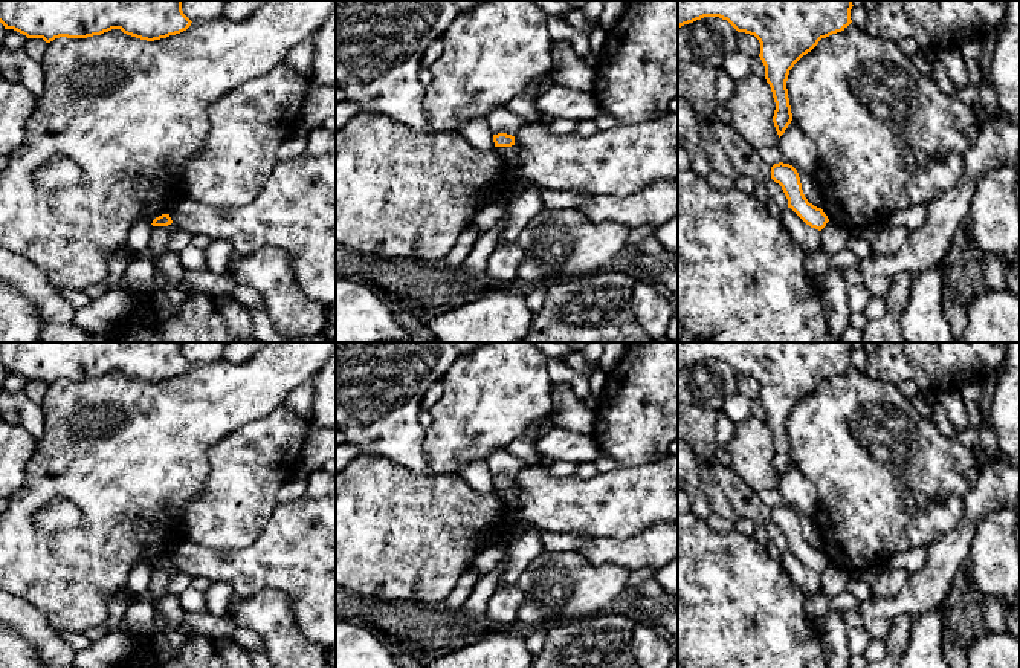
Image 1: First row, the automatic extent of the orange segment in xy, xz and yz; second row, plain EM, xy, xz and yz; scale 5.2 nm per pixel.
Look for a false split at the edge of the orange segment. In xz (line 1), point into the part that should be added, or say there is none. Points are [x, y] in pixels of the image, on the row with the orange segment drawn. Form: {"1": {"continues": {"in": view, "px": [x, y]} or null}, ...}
{"1": {"continues": null}}

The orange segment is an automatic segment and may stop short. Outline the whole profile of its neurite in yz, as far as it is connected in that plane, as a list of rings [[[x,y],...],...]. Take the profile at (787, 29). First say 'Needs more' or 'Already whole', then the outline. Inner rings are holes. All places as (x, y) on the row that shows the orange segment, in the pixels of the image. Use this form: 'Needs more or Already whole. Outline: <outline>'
Already whole. Outline: [[[678,0],[678,29],[704,17],[719,17],[738,32],[754,35],[759,40],[765,79],[776,102],[773,122],[780,138],[792,121],[786,89],[789,70],[821,38],[841,32],[852,23],[852,6],[852,0]]]

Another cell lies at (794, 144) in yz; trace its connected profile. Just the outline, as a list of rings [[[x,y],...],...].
[[[794,119],[779,139],[779,150],[788,162],[812,176],[818,159],[817,150]]]

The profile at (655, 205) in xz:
[[[660,180],[631,196],[592,196],[574,206],[591,222],[658,228],[678,219],[678,180]]]

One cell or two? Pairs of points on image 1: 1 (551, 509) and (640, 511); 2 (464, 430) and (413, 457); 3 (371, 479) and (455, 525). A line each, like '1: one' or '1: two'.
1: one
2: two
3: one

